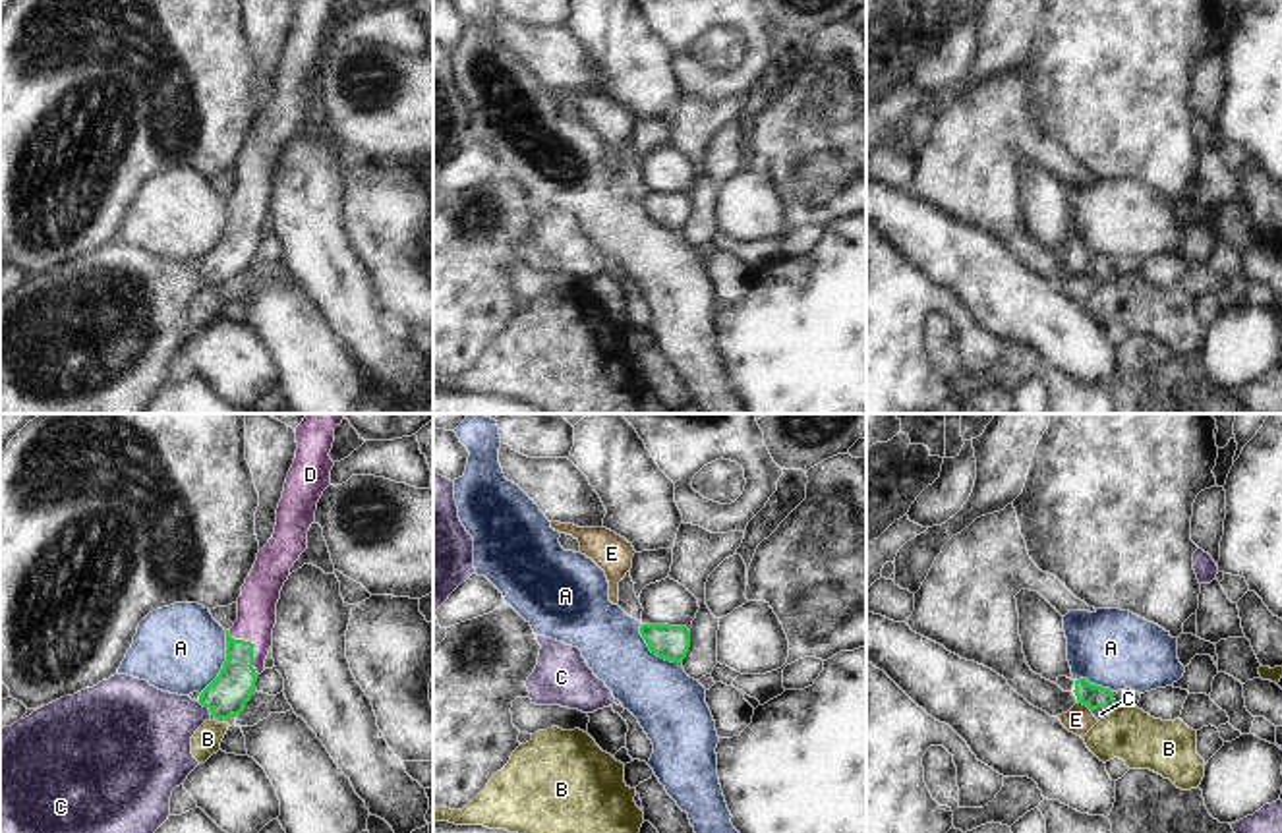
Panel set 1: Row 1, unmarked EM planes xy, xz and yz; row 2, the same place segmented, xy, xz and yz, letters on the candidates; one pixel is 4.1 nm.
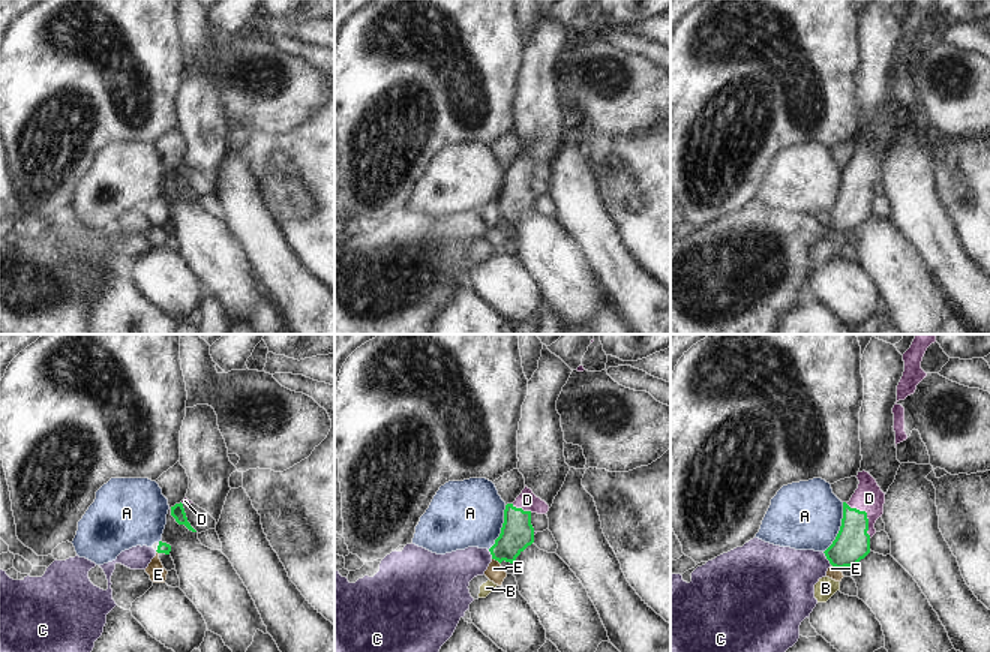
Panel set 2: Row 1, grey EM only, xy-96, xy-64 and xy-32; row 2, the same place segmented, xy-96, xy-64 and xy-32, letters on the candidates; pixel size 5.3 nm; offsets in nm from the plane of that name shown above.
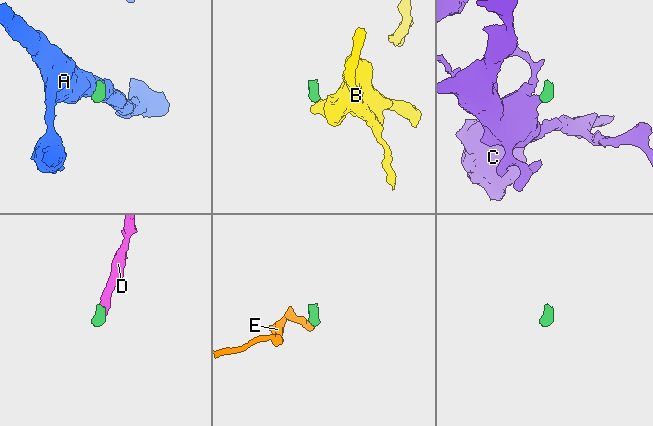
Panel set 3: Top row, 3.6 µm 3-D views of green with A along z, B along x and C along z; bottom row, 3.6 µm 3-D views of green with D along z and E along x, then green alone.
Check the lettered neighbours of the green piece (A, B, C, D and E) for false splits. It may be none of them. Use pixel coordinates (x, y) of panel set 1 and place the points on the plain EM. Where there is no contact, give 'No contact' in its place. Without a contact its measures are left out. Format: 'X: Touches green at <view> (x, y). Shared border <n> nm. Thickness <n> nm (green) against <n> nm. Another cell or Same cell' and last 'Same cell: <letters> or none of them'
A: Touches green at xy (225, 229). Shared border 280 nm. Thickness 170 nm (green) against 360 nm. Another cell
B: No contact. Another cell
C: Touches green at xy (205, 273). Shared border 90 nm. Thickness 170 nm (green) against 340 nm. Same cell
D: Touches green at xy (252, 213). Shared border 220 nm. Thickness 170 nm (green) against 160 nm. Same cell
E: Touches green at yz (1085, 271). Shared border 80 nm. Thickness 100 nm (green) against 120 nm. Another cell
Same cell: C, D.

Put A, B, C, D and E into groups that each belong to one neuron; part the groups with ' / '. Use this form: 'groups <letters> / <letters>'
groups A / B / C D / E

